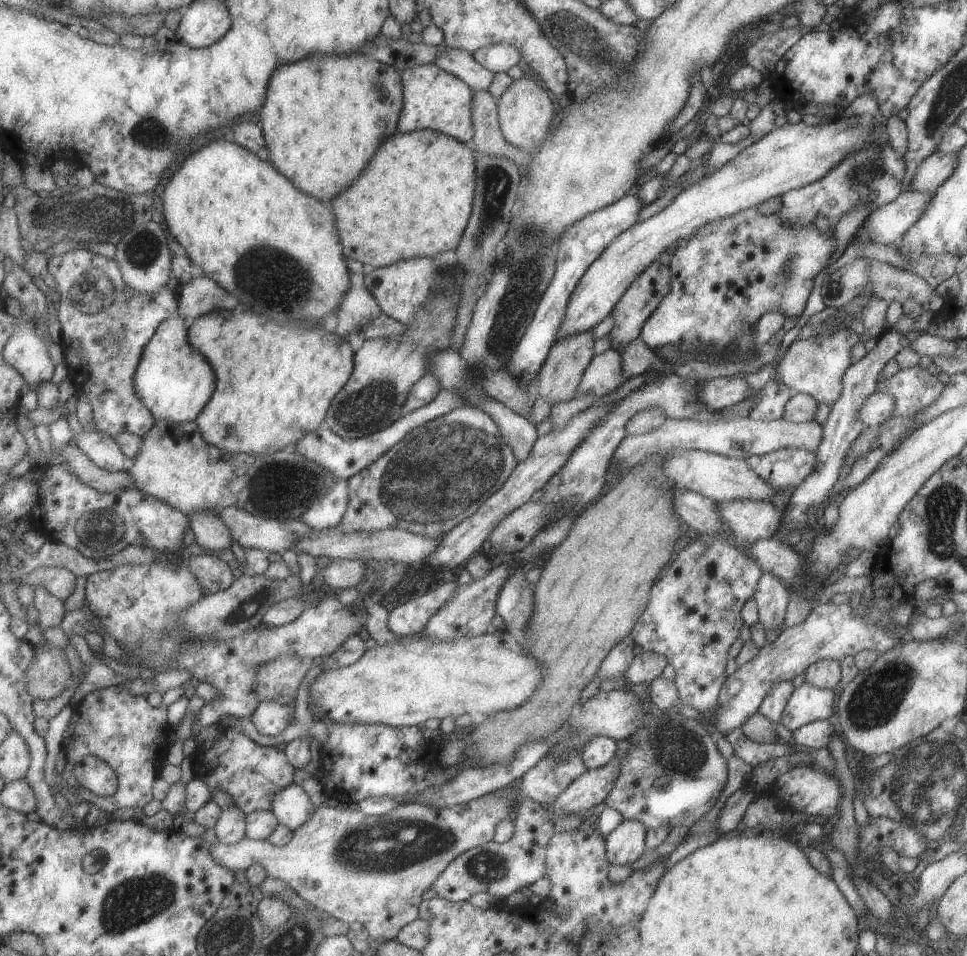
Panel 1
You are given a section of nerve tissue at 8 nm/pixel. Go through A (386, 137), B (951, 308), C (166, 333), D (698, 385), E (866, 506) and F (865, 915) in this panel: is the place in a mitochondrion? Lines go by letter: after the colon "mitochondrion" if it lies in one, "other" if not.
A: other
B: other
C: other
D: other
E: other
F: other

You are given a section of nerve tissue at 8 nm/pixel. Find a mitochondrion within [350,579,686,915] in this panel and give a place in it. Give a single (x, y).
(487, 867)

